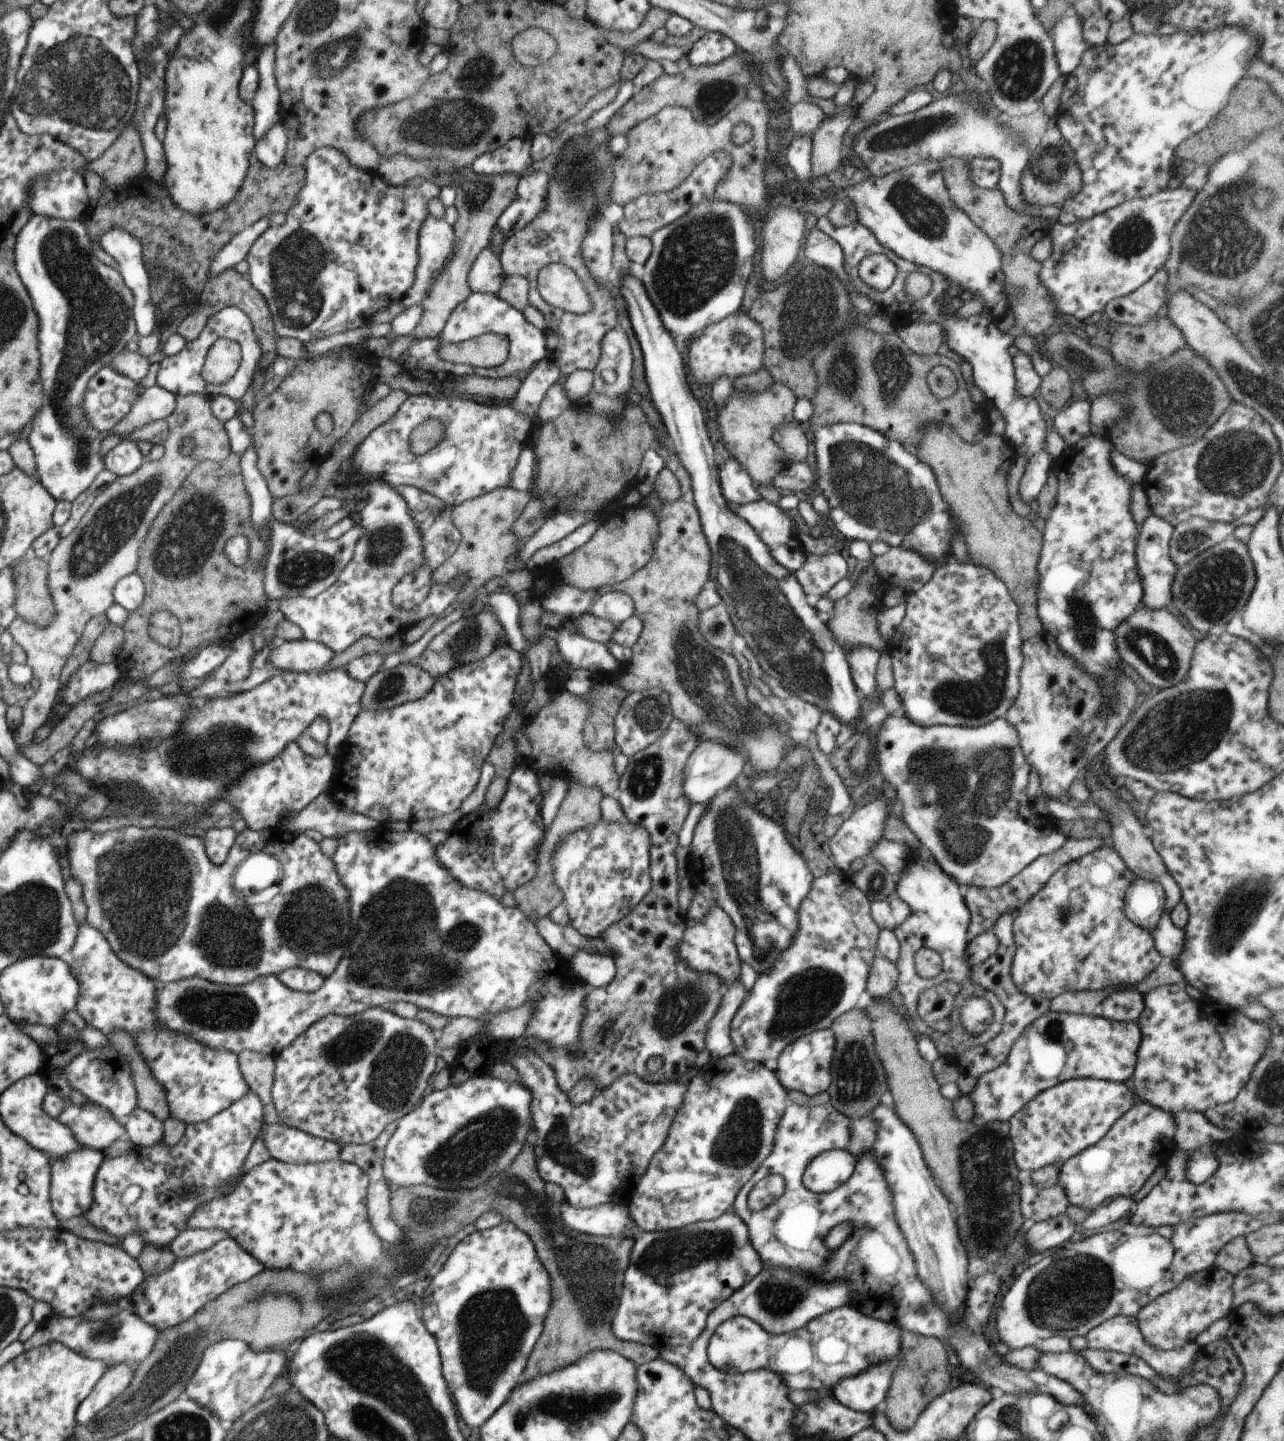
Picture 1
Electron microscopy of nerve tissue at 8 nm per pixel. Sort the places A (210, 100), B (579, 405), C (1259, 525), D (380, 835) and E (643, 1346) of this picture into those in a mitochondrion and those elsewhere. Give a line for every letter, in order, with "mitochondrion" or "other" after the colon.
A: other
B: other
C: other
D: other
E: other

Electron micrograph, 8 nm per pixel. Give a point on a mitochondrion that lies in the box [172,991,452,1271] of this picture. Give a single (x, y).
(398, 1061)

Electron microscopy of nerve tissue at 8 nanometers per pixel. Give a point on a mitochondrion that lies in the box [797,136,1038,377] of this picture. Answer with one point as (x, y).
(928, 218)

